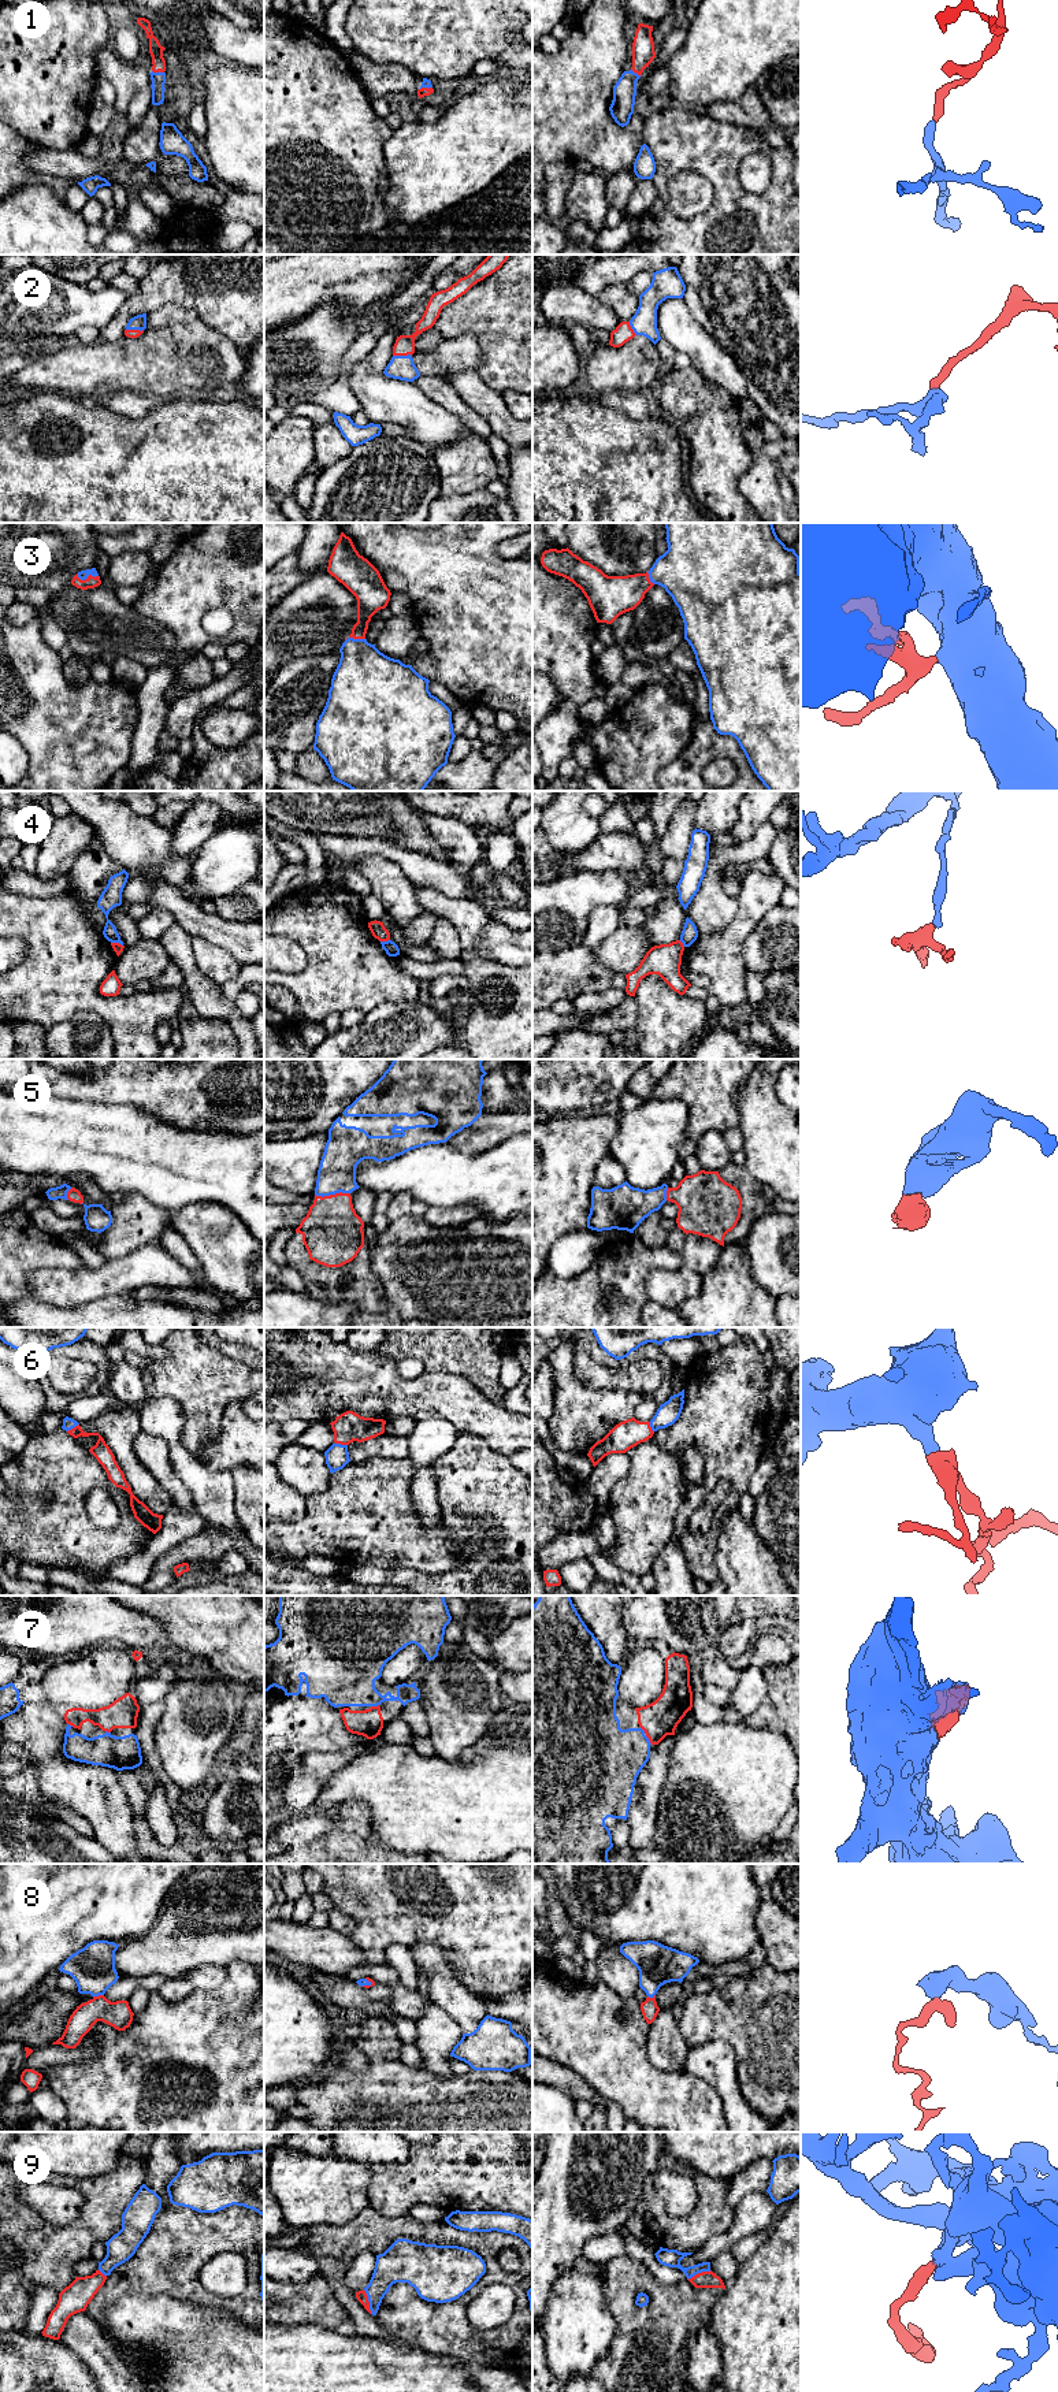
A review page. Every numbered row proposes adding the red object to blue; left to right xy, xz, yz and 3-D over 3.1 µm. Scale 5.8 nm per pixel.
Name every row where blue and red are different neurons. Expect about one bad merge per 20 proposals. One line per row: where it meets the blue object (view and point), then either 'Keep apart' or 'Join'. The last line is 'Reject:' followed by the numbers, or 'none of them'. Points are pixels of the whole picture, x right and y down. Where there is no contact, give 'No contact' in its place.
1: Touches blue at xy (159, 71). Join
2: Touches blue at xz (401, 356). Join
3: Touches blue at xy (86, 578). Join
4: Touches blue at xz (385, 942). Keep apart
5: Touches blue at xz (331, 1193). Join
6: Touches blue at xy (73, 1427). Join
7: Touches blue at yz (648, 1739). Join
8: Touches blue at xy (97, 1995). Join
9: Touches blue at xz (368, 2300). Join
Reject: 4

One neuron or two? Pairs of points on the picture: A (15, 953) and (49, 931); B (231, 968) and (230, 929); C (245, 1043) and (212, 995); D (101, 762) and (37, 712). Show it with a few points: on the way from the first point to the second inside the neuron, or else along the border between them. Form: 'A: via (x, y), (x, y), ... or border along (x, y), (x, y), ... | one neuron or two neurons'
A: border along (17, 936), (25, 944), (25, 957), (14, 966) | two neurons
B: border along (203, 940), (226, 948), (242, 964) | two neurons
C: via (244, 1031), (223, 1007) | one neuron
D: via (85, 751), (60, 727), (54, 727) | one neuron

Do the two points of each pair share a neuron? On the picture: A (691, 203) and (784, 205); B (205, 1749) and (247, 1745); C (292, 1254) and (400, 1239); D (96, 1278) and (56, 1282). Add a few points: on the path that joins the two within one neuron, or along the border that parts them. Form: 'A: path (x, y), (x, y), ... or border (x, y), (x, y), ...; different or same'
A: border (698, 173), (713, 200), (682, 218); different
B: border (233, 1735), (225, 1746); different
C: border (370, 1254), (370, 1266), (382, 1284); different
D: path (86, 1282), (66, 1282); same

